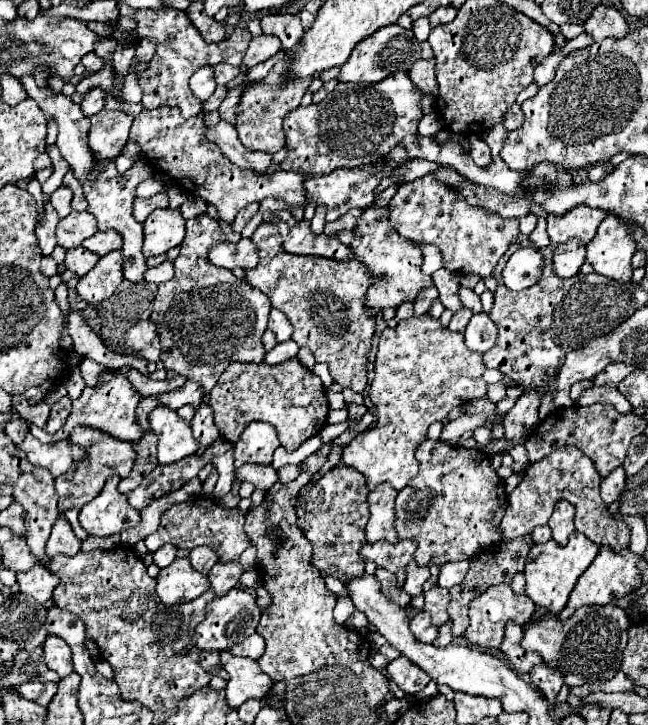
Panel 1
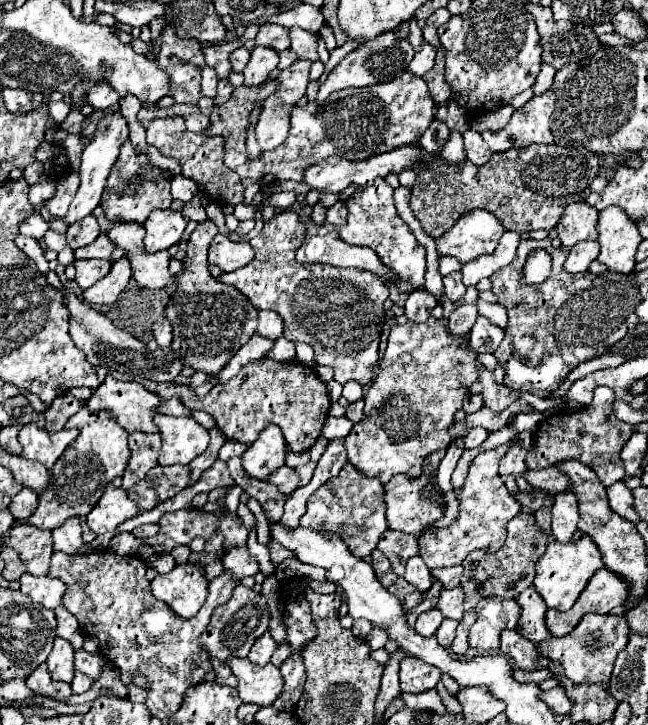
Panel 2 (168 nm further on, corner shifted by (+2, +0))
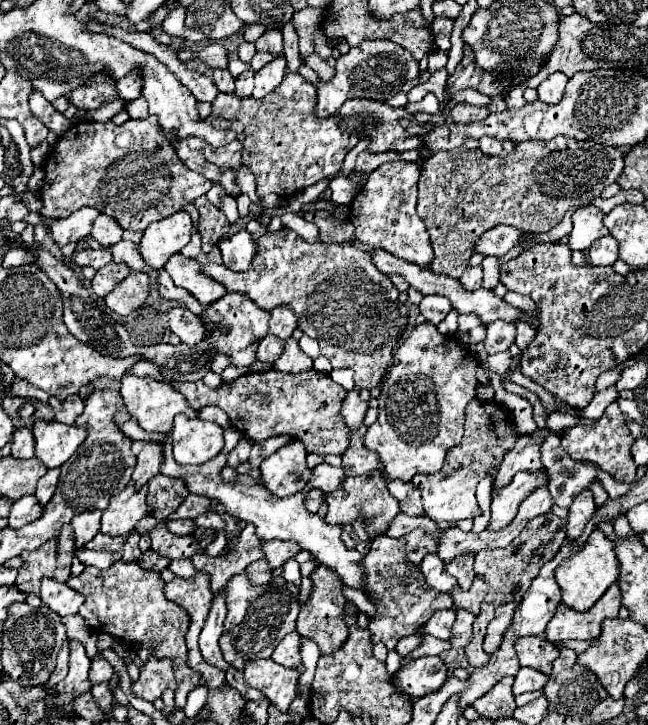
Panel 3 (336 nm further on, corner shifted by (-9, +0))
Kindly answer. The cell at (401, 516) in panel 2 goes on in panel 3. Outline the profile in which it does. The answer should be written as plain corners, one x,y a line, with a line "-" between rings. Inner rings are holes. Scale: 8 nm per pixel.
473,398
473,402
467,406
465,434
461,444
453,446
447,452
445,464
437,474
417,474
413,478
413,484
423,492
423,506
431,520
457,522
463,518
477,518
481,514
475,498
477,482
485,476
491,476
491,480
495,480
495,470
499,468
503,454
507,454
507,450
511,450
511,446
515,446
519,438
519,434
513,432
513,422
509,420
509,414
511,412
495,400
483,402
479,398

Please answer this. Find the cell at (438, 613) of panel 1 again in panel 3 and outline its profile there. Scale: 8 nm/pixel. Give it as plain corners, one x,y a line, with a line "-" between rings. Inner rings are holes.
477,578
467,592
461,590
459,586
455,586
451,590
451,594
453,594
453,600
455,600
455,608
465,608
465,610
469,610
473,614
479,614
481,602
483,602
483,598
487,594
487,582
483,578

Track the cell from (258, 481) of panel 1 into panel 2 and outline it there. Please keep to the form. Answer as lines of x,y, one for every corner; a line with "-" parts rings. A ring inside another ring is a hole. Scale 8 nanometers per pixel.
280,466
276,472
272,472
268,476
266,482
270,482
272,486
276,486
282,494
290,494
290,492
294,492
298,488
298,480
300,478
298,478
298,474
292,468

